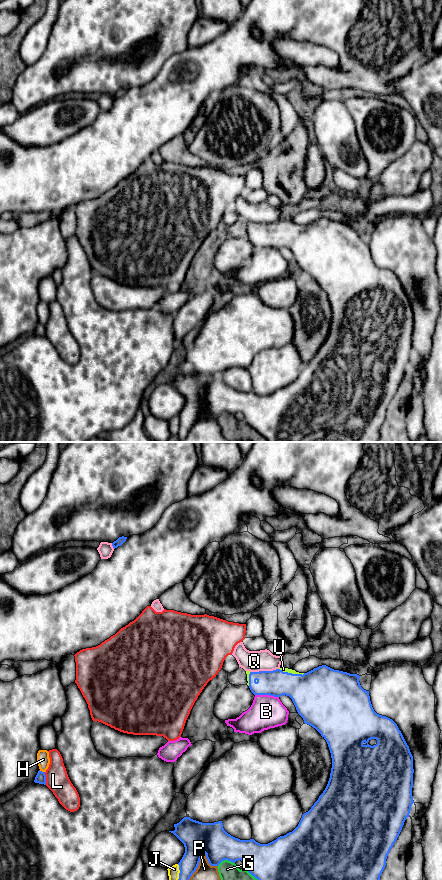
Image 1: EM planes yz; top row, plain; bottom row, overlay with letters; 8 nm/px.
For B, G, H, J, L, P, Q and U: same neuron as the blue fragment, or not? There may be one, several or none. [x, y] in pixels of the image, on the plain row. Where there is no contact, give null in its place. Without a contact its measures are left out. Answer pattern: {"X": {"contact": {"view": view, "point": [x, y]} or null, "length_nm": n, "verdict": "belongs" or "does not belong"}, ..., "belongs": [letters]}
{"B": {"contact": {"view": "yz", "point": [267, 246]}, "length_nm": 190, "verdict": "does not belong"}, "G": {"contact": {"view": "yz", "point": [225, 411]}, "length_nm": 150, "verdict": "does not belong"}, "H": {"contact": {"view": "yz", "point": [41, 323]}, "length_nm": 50, "verdict": "does not belong"}, "J": {"contact": {"view": "yz", "point": [179, 425]}, "length_nm": 150, "verdict": "does not belong"}, "L": {"contact": {"view": "yz", "point": [45, 330]}, "length_nm": 110, "verdict": "does not belong"}, "P": {"contact": {"view": "yz", "point": [199, 413]}, "length_nm": 360, "verdict": "does not belong"}, "Q": {"contact": {"view": "yz", "point": [264, 223]}, "length_nm": 240, "verdict": "does not belong"}, "U": {"contact": {"view": "yz", "point": [291, 225]}, "length_nm": 220, "verdict": "belongs"}, "belongs": ["U"]}

